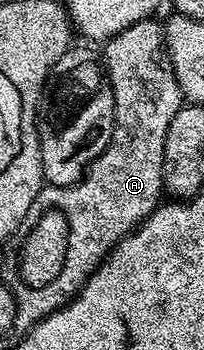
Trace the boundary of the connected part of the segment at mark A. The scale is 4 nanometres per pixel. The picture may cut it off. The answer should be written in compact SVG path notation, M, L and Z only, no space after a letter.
M154 17L141 19L105 44L104 70L114 94L114 132L104 153L94 159L82 178L74 184L78 191L73 187L62 187L62 195L58 195L58 203L66 203L62 215L65 216L70 230L68 253L64 269L60 269L52 289L34 289L29 292L30 311L34 317L45 317L65 307L101 267L114 247L131 231L138 230L143 221L163 202L164 137L168 137L168 125L172 125L172 117L176 117L176 113L184 105L184 100L164 46L163 24L158 24L156 20Z

